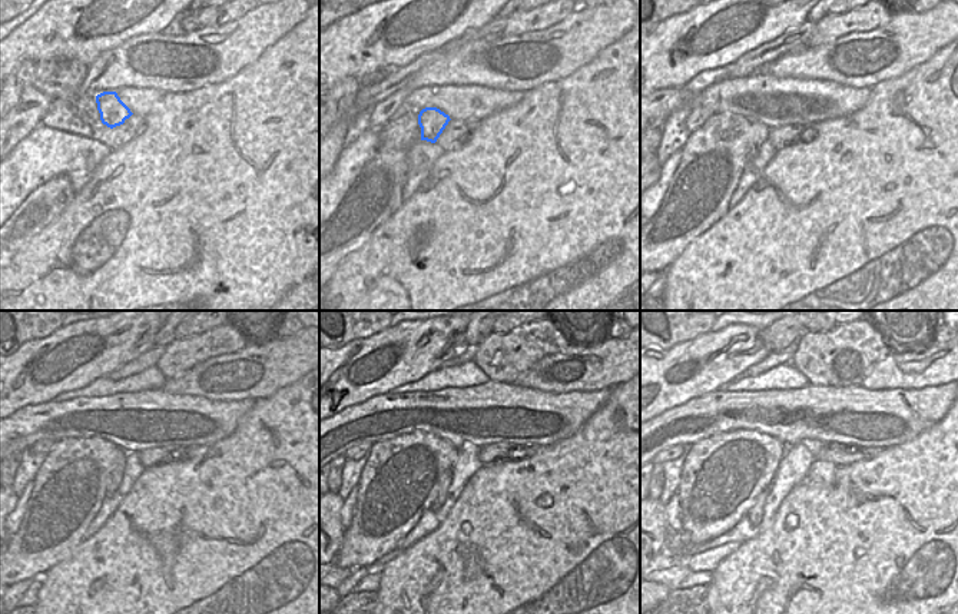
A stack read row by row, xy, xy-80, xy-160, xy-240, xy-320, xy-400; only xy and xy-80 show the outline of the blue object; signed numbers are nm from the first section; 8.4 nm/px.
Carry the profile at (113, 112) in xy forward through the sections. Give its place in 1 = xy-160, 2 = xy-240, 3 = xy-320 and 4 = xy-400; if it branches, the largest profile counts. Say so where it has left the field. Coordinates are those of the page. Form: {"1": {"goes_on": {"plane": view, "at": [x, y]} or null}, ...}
{"1": {"goes_on": {"plane": "xy-160", "at": [758, 133]}}, "2": {"goes_on": {"plane": "xy-240", "at": [116, 477]}}, "3": {"goes_on": {"plane": "xy-320", "at": [438, 501]}}, "4": {"goes_on": {"plane": "xy-400", "at": [755, 511]}}}

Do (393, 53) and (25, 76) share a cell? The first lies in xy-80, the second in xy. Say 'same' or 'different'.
different

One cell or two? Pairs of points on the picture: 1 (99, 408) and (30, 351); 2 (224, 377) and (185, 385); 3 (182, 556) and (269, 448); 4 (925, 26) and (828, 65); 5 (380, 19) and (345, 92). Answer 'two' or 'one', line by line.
1: two
2: one
3: one
4: one
5: two

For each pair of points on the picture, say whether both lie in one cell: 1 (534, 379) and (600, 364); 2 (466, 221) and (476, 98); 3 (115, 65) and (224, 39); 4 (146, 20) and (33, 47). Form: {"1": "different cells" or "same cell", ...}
{"1": "same cell", "2": "different cells", "3": "same cell", "4": "same cell"}

